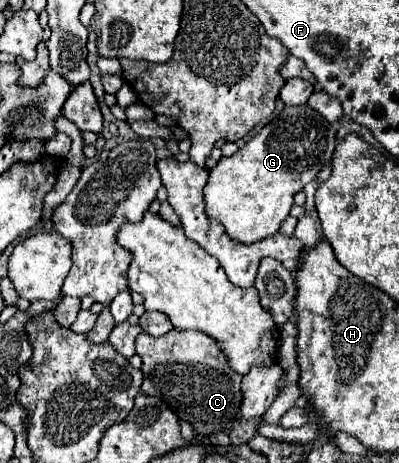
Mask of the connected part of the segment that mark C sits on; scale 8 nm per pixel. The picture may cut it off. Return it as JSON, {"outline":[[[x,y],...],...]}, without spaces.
{"outline":[[[172,330],[160,338],[140,334],[136,338],[136,354],[142,358],[142,392],[164,400],[180,420],[192,424],[200,438],[208,440],[216,436],[230,420],[238,418],[242,402],[242,376],[230,368],[216,338],[204,332],[180,330]]]}

